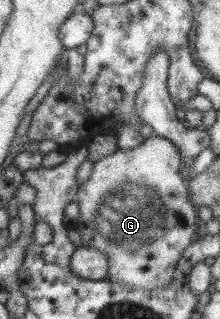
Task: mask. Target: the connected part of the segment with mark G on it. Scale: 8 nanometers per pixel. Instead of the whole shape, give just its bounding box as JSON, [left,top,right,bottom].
[70,134,200,289]

